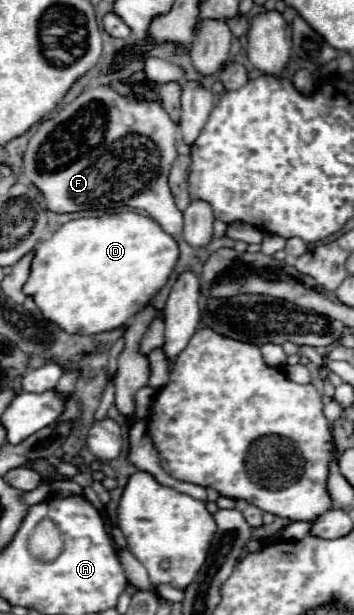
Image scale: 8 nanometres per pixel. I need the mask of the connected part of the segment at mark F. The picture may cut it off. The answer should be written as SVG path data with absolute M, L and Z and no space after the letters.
M109 86L81 92L53 118L41 122L23 152L23 174L27 182L43 192L51 212L117 210L125 206L145 210L161 228L179 236L183 212L175 206L169 190L169 170L177 152L179 128L155 102L133 102L133 94L119 96Z

